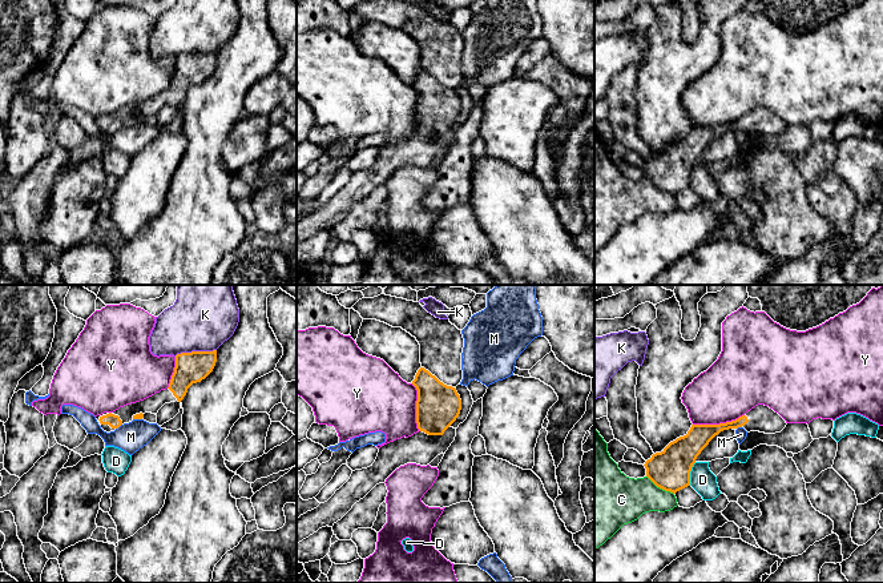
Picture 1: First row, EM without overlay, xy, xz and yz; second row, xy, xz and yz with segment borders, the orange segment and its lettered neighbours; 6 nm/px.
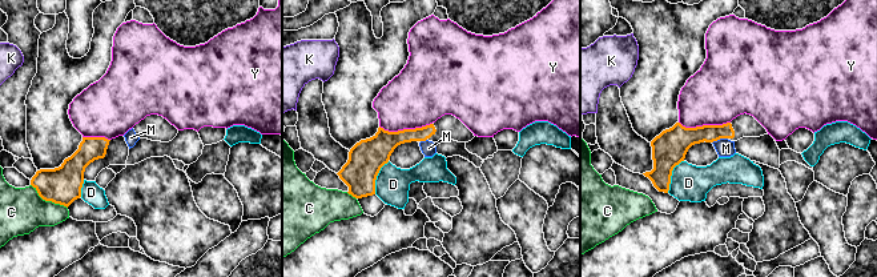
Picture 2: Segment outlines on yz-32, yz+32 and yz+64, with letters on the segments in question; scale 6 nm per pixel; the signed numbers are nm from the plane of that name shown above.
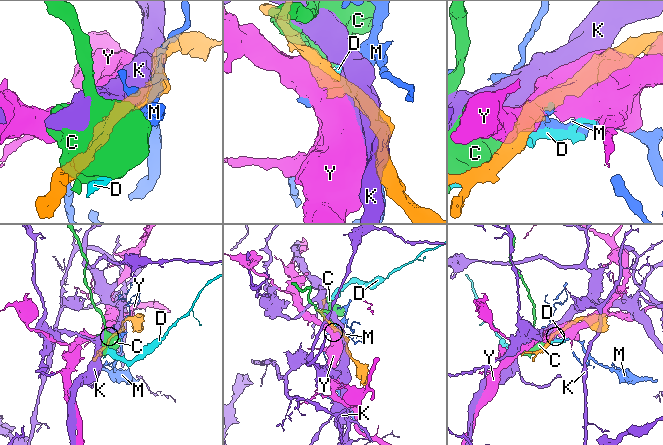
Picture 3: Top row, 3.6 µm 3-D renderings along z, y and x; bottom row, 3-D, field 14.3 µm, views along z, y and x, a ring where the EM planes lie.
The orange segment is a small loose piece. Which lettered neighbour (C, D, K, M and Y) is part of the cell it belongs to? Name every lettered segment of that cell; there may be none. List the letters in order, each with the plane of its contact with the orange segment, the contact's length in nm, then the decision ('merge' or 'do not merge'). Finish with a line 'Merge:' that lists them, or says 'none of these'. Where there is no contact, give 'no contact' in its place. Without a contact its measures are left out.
C: yz | 200 nm | do not merge
D: yz | 150 nm | do not merge
K: xy | 260 nm | do not merge
M: xy | 50 nm | do not merge
Y: yz | 320 nm | do not merge
Merge: none of these

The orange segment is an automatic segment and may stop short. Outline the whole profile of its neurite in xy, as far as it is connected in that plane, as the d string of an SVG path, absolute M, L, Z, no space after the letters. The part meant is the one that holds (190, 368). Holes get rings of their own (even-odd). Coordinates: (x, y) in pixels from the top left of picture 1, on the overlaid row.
M217 350L177 354L174 373L166 390L113 413L97 415L98 425L104 431L110 433L133 419L142 419L145 413L157 414L165 403L181 402L193 383L201 382L213 371L215 362Z

